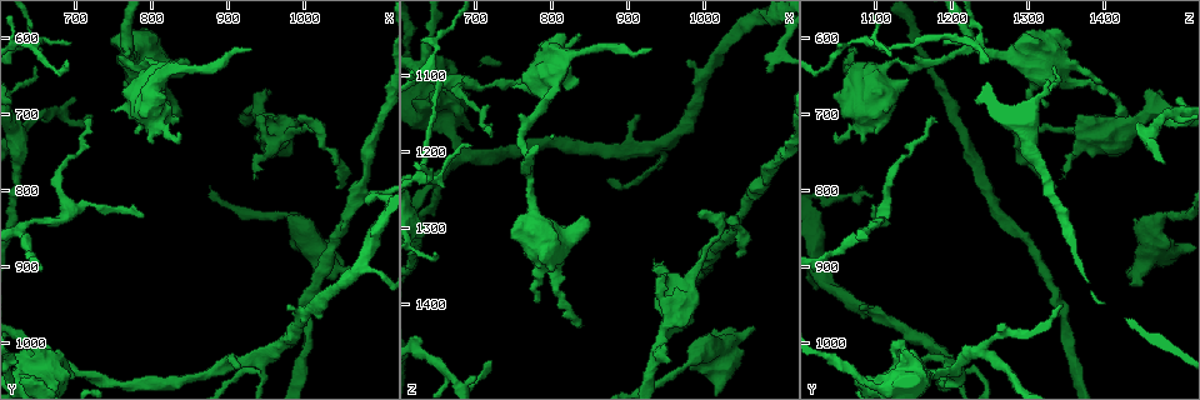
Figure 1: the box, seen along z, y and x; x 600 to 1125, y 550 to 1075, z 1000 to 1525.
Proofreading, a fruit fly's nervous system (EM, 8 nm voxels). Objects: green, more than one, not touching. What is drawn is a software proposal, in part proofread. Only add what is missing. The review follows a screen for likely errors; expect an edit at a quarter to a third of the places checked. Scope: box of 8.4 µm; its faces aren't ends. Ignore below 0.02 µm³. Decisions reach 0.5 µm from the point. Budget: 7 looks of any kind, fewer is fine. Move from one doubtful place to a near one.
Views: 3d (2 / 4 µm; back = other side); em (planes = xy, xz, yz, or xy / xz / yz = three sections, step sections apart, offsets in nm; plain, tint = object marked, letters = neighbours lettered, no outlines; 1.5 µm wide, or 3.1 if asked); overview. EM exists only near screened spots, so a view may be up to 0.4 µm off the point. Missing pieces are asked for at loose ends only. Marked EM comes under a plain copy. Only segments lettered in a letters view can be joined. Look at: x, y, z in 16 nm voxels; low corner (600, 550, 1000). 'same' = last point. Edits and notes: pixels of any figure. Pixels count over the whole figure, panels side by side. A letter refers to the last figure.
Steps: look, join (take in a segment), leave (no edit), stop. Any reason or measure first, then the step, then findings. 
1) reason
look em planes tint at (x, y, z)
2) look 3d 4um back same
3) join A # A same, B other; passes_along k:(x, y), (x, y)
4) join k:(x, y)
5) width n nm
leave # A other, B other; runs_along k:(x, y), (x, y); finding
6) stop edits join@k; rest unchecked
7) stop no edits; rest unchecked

thin end
look em planes letters at (785, 835, 1090)

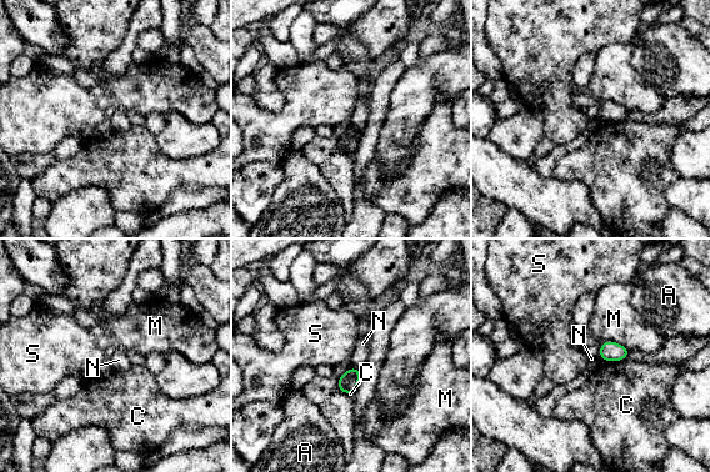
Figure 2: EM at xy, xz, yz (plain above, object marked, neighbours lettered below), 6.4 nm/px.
longest_contact M 200 nm
leave # A other, C other, M other, N other, S other; no lettered segment goes on from it

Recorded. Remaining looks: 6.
look 3d 2um at (835, 705, 1100)

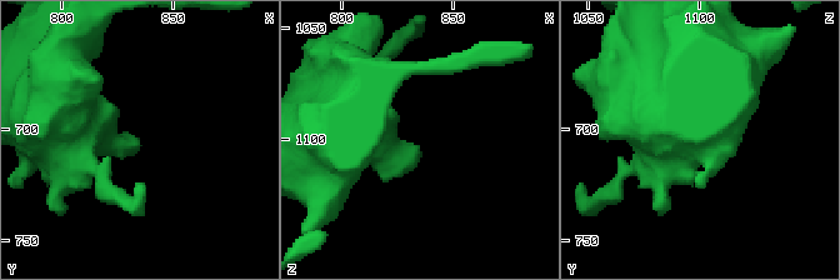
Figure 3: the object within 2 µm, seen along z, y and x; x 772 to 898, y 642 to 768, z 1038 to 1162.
shape alone is not enough
look em planes letters at (835, 707, 1103)

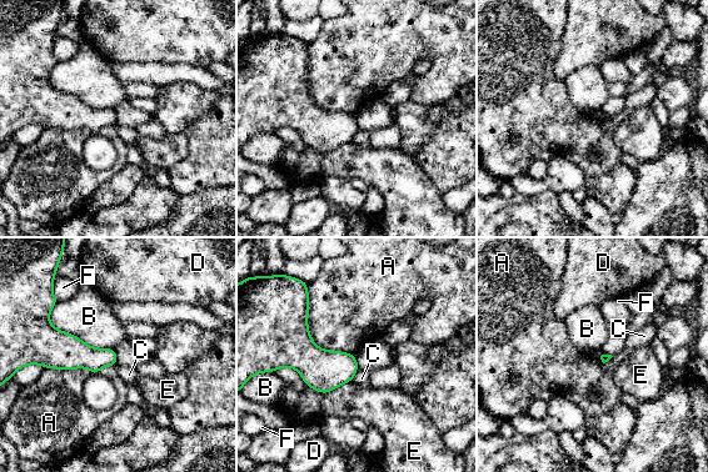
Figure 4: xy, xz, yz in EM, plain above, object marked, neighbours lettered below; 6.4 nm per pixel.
leave # A other, B other, C other, D other, E other, F other; border 4:(51, 307), (58, 329), (113, 349); none of them fits

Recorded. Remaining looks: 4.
look 3d 4um at (990, 705, 1380)

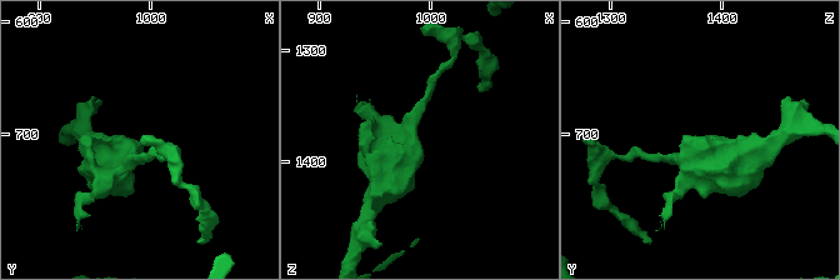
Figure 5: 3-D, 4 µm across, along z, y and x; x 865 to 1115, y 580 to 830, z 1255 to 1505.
look em planes tint at (986, 708, 1384)

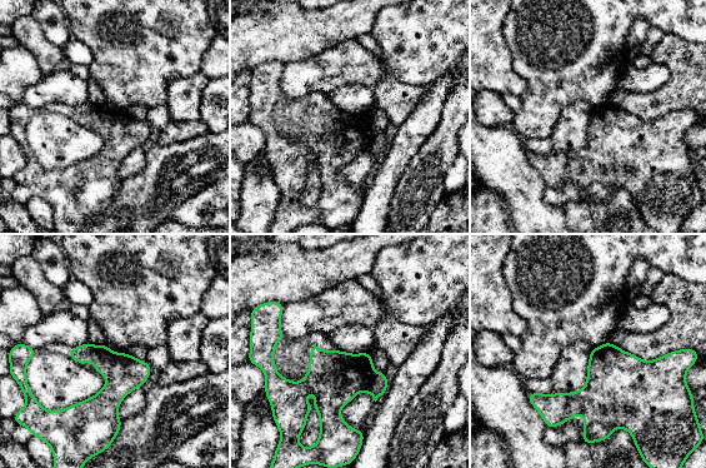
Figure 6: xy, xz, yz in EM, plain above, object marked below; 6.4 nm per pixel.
look em planes letters same

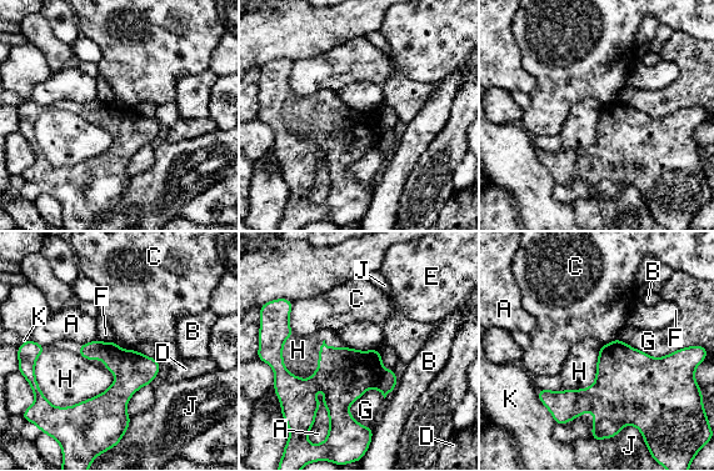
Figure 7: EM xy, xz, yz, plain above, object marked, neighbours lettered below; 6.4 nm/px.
leave # A other, B other, C other, D other, E other, F other, G other, H other, J other, K other; border 7:(600, 344), (595, 380), (557, 391); none of them fits

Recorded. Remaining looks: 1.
stop no edits; rest unchecked

